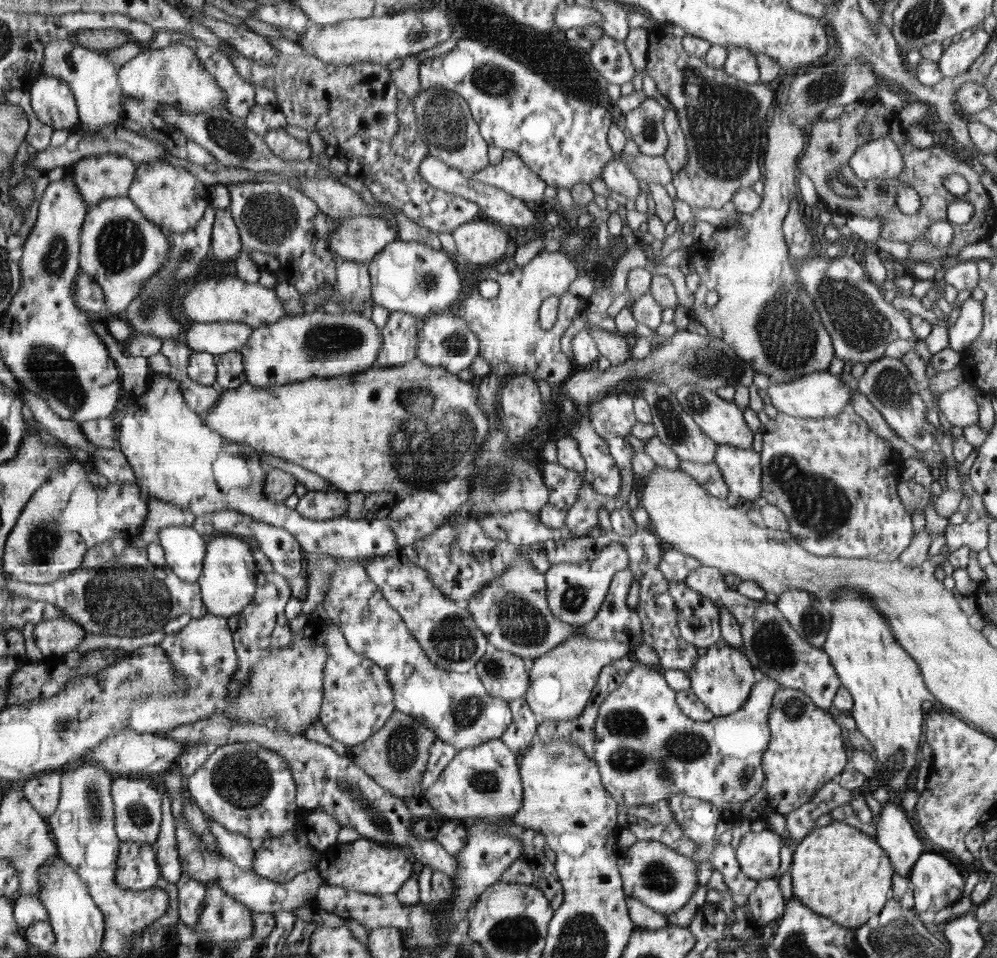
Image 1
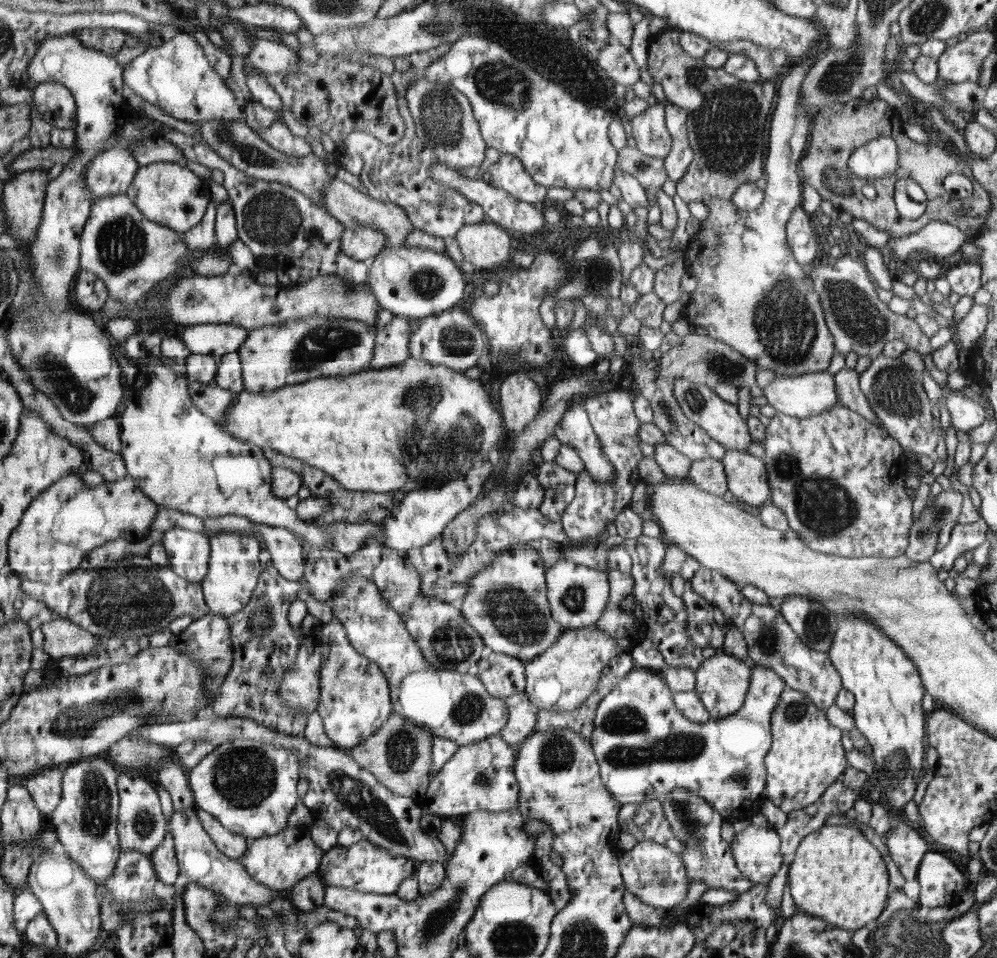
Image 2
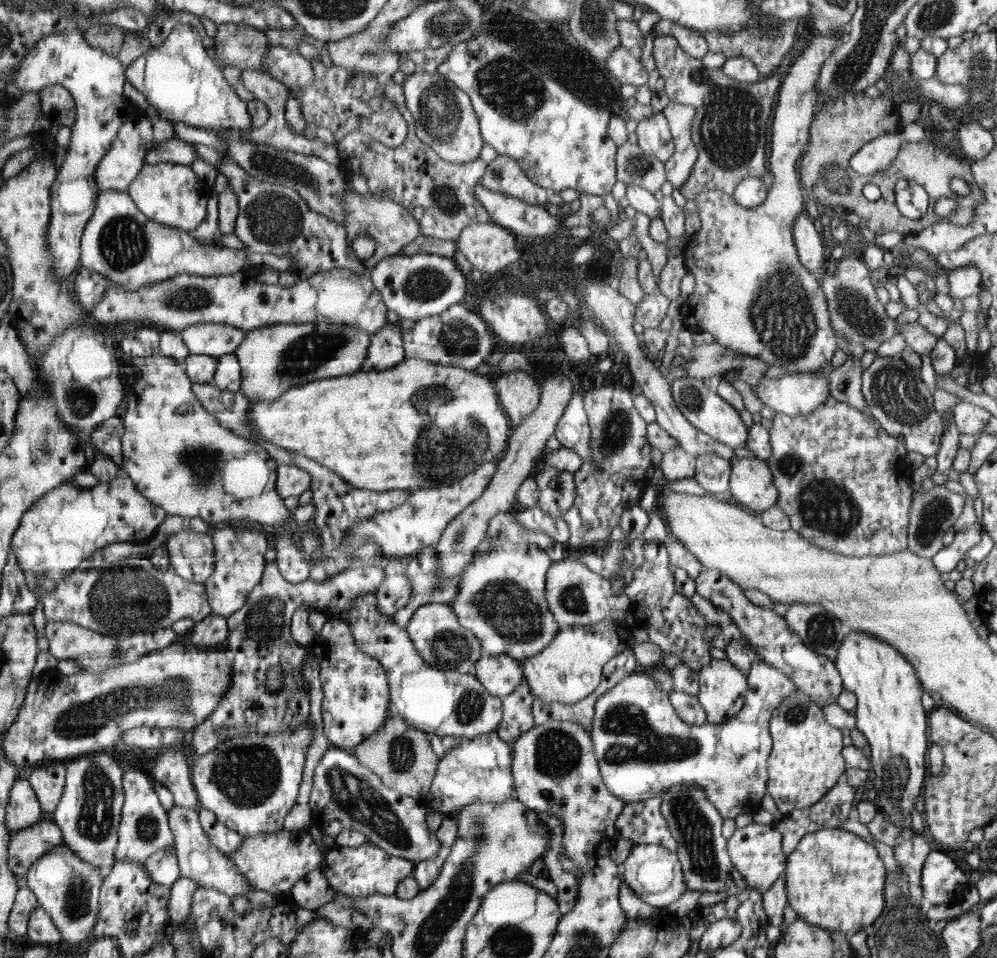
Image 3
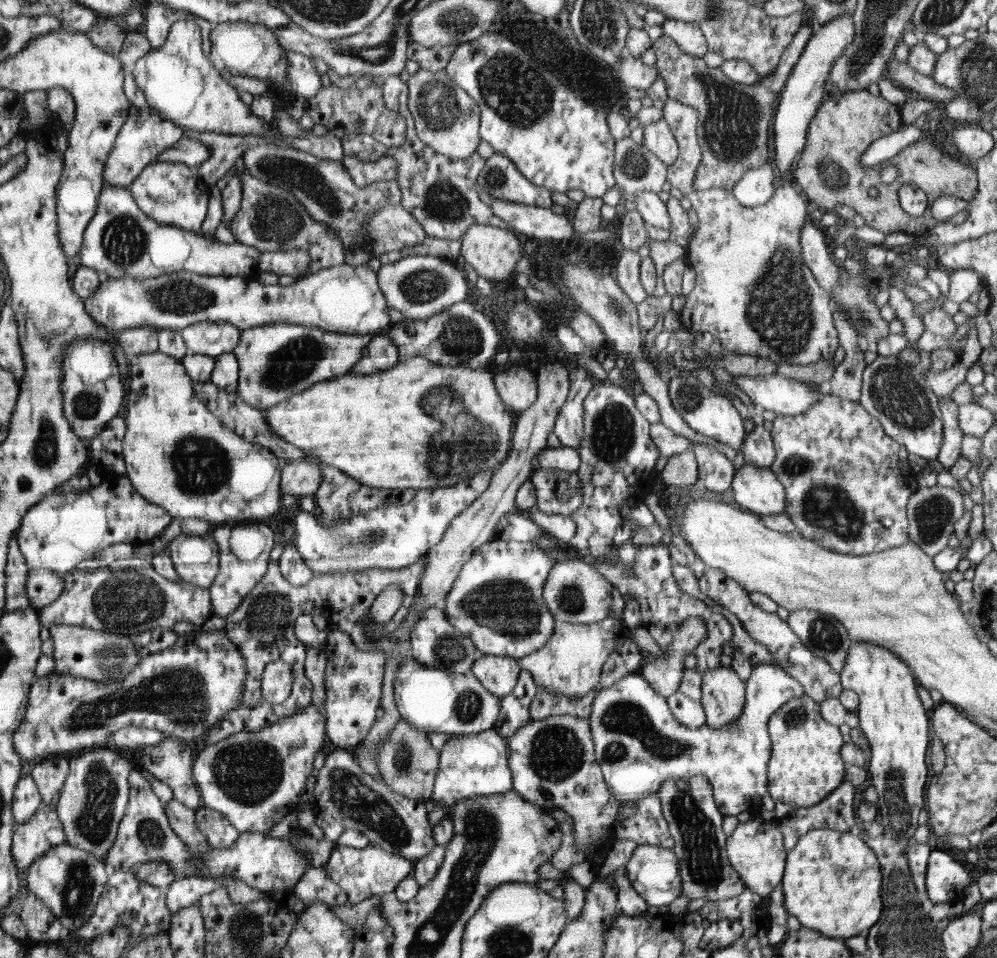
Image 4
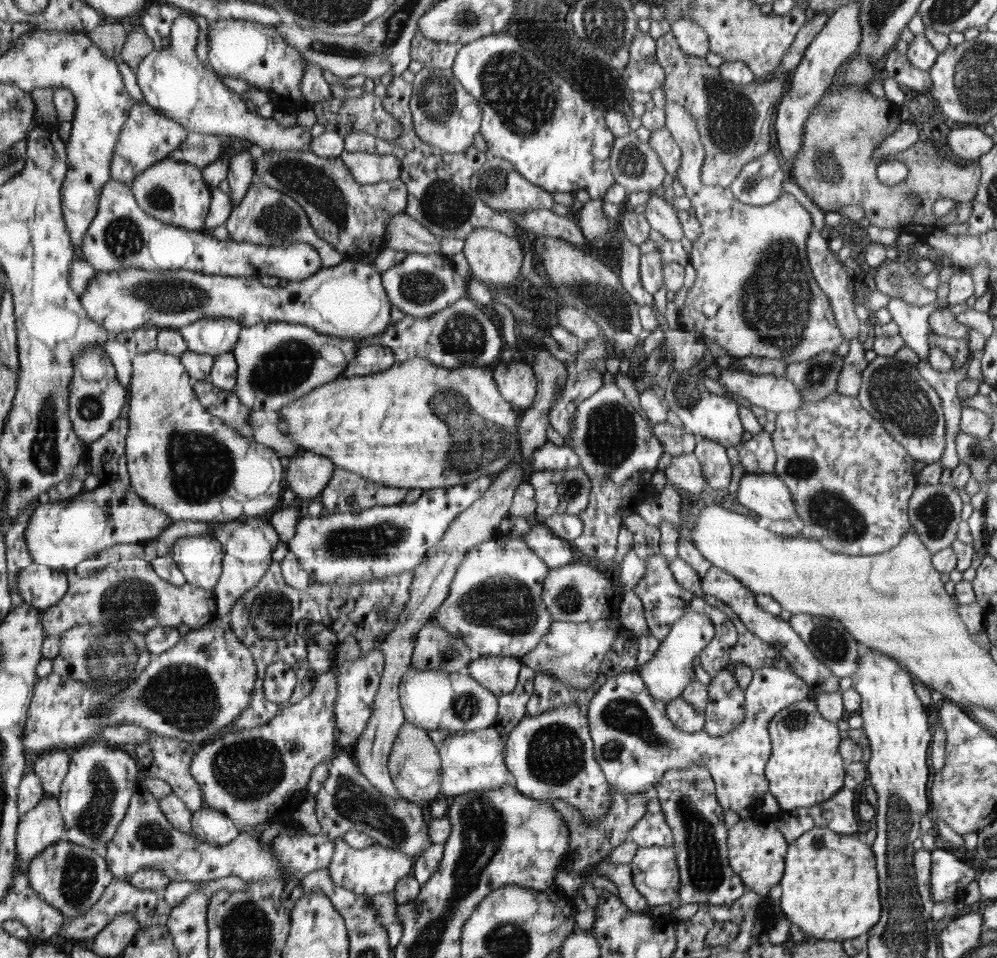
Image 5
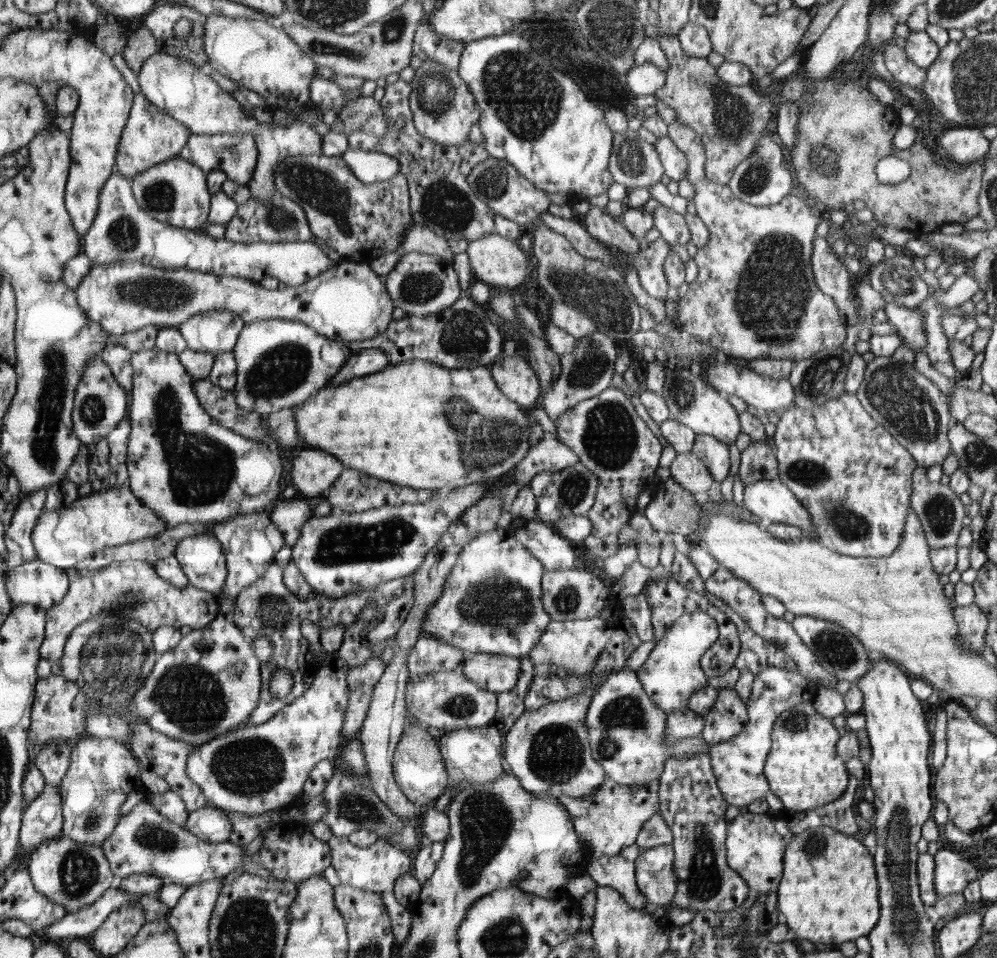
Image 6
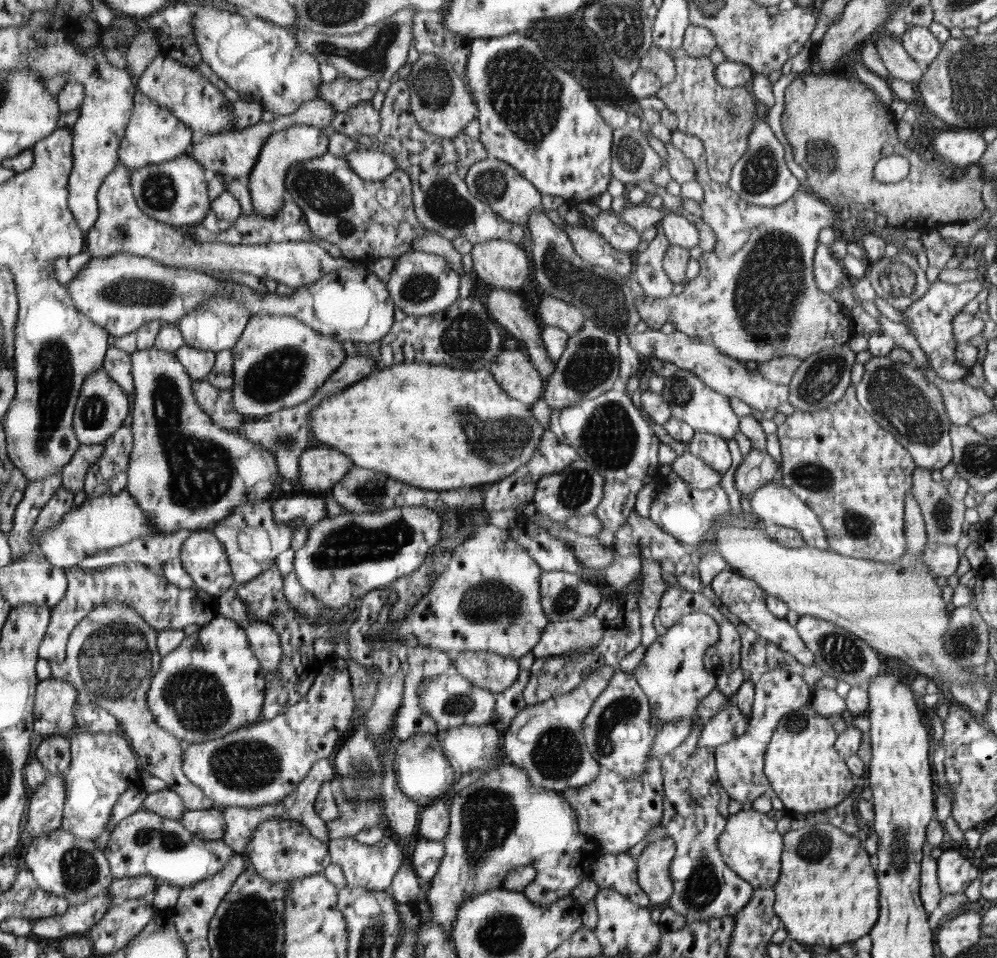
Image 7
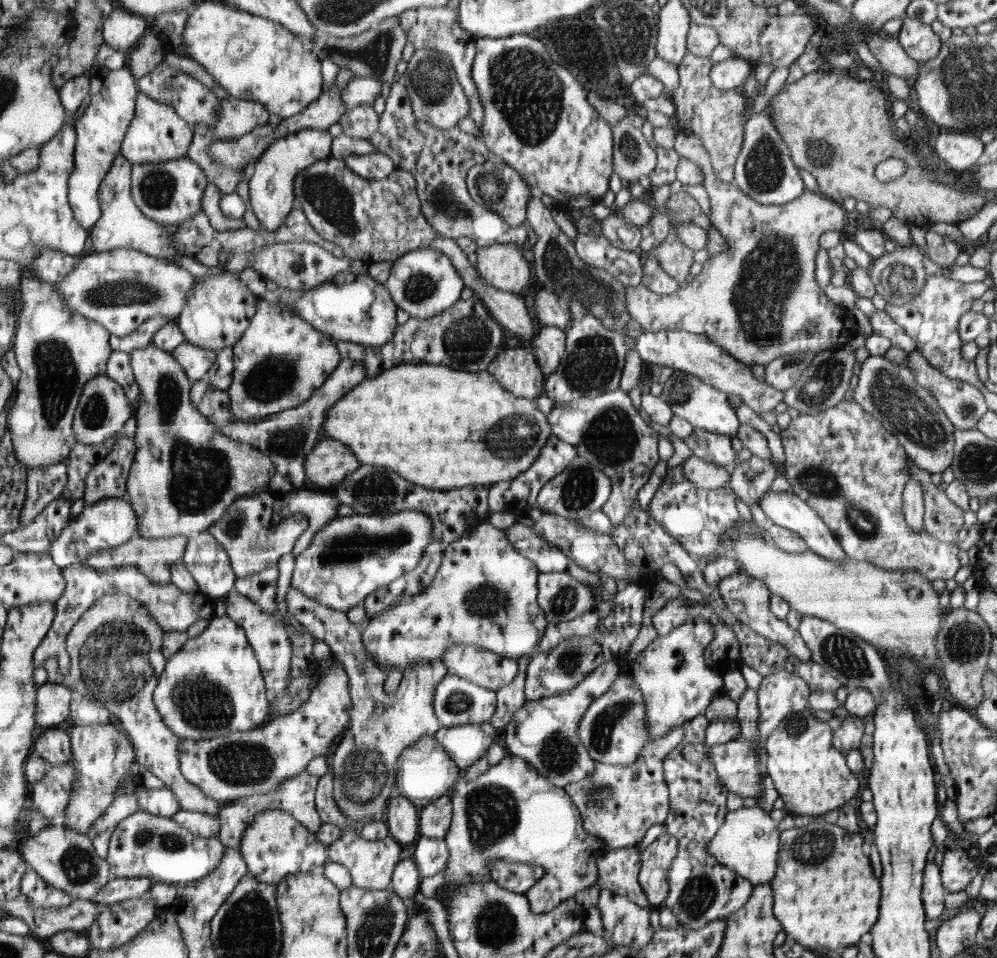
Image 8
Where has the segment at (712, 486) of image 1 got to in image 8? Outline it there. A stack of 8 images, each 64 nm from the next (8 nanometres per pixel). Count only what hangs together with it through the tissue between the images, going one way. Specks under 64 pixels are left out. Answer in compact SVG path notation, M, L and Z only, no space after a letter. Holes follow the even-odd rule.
M704 429L693 430L696 446L692 452L696 457L724 467L735 463L736 455L732 448L732 438L715 433L708 433Z

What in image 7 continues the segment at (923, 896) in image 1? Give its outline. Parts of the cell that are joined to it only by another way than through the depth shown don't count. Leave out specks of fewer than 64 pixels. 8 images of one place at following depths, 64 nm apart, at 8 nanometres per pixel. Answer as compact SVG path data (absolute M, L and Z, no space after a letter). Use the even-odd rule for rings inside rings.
M956 848L942 851L937 859L937 879L942 895L965 892L978 874L980 870L962 857Z

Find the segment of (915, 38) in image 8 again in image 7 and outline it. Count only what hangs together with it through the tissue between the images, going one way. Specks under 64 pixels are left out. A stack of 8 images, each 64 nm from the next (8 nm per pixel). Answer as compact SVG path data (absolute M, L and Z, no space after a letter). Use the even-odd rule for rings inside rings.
M908 25L902 36L905 51L925 70L942 50L940 44L928 28Z

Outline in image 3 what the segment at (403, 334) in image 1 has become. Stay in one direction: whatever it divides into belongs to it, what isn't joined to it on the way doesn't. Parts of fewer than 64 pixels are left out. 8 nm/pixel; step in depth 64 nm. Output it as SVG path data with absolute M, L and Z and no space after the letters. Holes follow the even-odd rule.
M404 321L388 323L371 335L371 346L365 360L364 371L392 368L405 359L403 341Z

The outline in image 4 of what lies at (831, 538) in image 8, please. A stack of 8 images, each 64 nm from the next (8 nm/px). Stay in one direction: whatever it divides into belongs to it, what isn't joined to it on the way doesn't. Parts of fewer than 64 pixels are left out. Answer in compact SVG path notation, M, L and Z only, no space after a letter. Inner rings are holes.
M744 463L731 484L734 500L761 517L786 513L786 491L768 468Z

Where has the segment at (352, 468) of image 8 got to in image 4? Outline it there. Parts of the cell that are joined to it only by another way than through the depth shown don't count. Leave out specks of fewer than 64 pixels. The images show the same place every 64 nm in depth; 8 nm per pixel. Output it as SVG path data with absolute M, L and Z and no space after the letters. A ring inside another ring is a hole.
M307 457L302 463L285 462L281 468L279 485L282 495L302 498L314 496L319 491L322 471L318 459Z

